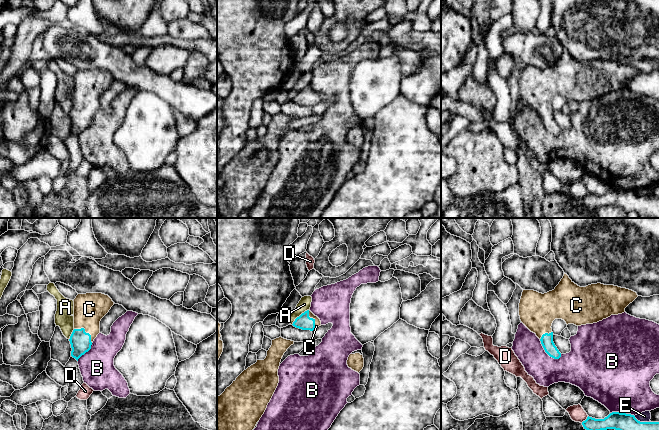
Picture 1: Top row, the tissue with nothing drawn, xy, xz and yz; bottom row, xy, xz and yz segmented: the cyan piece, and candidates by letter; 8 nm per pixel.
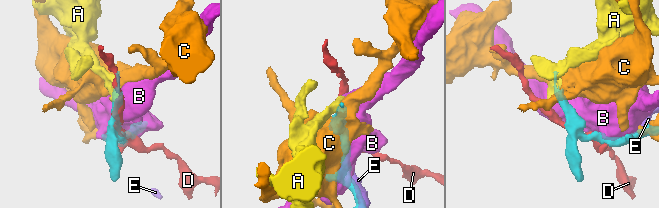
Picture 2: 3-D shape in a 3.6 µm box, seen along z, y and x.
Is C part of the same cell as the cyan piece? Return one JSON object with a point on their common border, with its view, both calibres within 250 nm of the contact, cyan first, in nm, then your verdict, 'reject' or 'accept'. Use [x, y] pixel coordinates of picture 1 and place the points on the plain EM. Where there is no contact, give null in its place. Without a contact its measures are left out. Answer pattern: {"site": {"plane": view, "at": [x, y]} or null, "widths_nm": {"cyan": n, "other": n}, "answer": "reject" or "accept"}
{"site": {"plane": "xy", "at": [84, 107]}, "widths_nm": {"cyan": 170, "other": 240}, "answer": "accept"}

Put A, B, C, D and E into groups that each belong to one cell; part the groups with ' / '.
A / B / C / D / E

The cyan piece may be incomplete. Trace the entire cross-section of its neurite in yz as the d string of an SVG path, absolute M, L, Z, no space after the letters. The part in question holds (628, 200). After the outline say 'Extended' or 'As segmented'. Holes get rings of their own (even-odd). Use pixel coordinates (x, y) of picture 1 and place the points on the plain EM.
M612 188L604 195L588 192L582 201L592 208L615 205L627 213L636 212L640 216L659 218L659 198L640 198L631 190Z. As segmented

